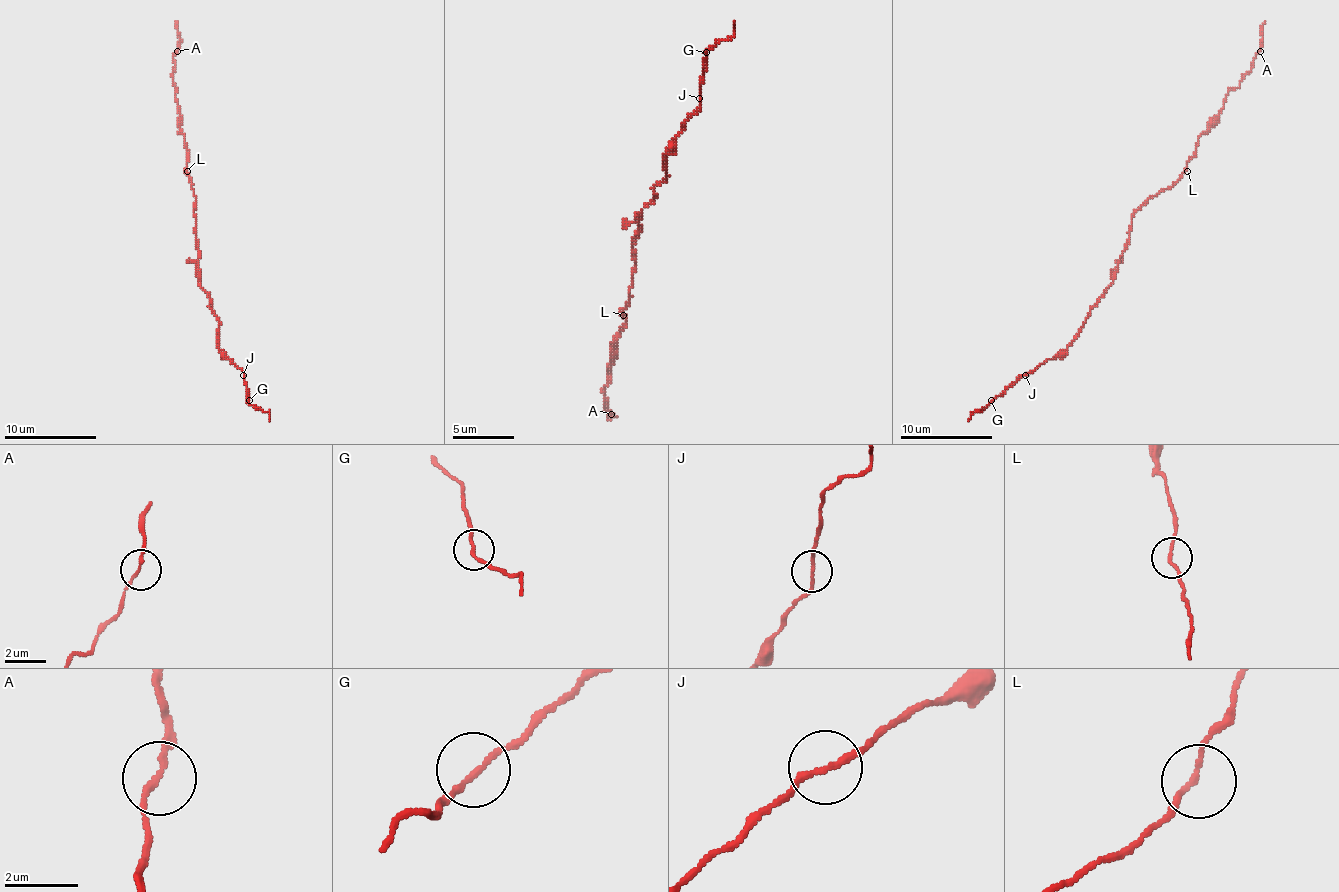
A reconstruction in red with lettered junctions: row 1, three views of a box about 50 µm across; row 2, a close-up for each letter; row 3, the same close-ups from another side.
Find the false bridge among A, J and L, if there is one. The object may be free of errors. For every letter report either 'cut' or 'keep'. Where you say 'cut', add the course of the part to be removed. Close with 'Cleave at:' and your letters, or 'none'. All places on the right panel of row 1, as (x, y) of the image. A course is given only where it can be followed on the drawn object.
A: keep
J: keep
L: keep
Cleave at: none

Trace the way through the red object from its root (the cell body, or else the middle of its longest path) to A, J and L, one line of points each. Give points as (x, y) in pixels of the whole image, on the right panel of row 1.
A: (1129, 237), (1131, 216), (1180, 177), (1198, 138), (1223, 106), (1226, 95), (1239, 85), (1260, 51)
J: (1129, 237), (1127, 249), (1120, 256), (1113, 283), (1085, 318), (1079, 336), (1065, 350), (1026, 375)
L: (1129, 237), (1131, 216), (1187, 171)

